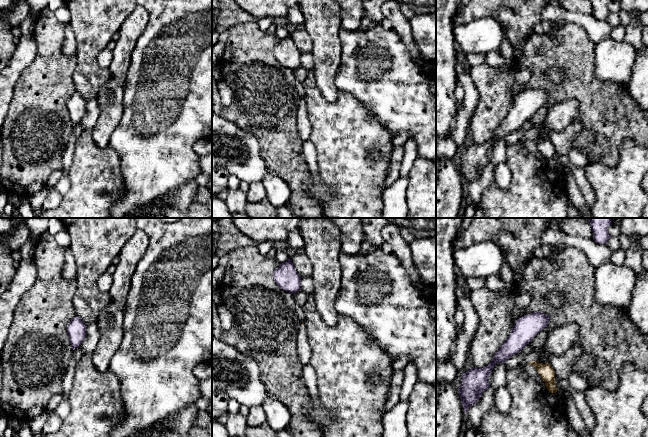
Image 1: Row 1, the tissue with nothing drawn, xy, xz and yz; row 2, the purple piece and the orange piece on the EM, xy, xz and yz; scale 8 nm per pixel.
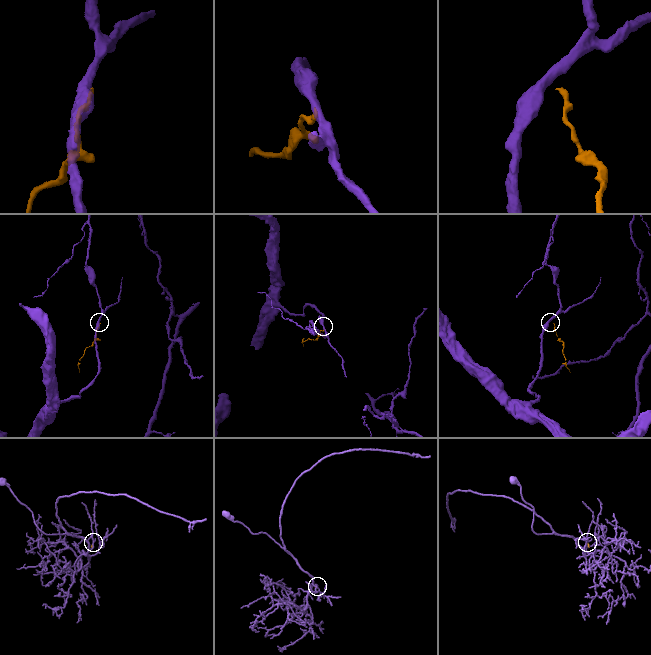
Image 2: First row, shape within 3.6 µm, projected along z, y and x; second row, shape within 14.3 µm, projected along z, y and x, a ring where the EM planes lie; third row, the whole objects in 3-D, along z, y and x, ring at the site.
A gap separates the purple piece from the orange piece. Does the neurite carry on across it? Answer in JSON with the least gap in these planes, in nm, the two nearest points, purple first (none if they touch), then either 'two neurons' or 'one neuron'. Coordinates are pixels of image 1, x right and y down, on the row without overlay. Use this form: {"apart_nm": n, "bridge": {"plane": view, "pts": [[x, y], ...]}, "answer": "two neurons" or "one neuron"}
{"apart_nm": 120, "bridge": {"plane": "yz", "pts": [[519, 127], [530, 137]]}, "answer": "two neurons"}

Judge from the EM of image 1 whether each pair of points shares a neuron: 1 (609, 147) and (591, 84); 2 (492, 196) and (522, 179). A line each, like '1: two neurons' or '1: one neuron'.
1: one neuron
2: one neuron

